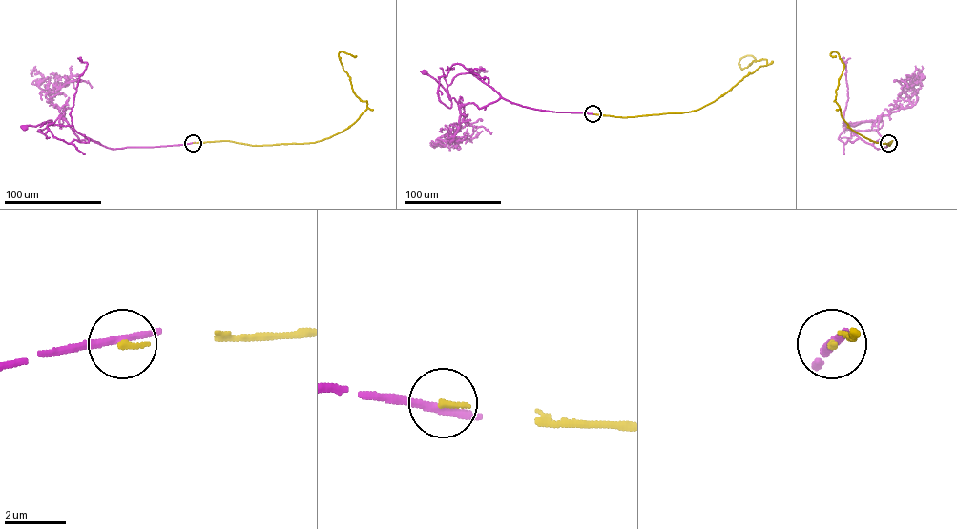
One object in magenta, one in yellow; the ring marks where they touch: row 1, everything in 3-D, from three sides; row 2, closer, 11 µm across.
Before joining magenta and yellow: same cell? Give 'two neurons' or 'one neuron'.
two neurons

